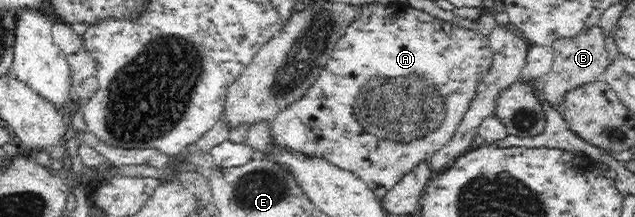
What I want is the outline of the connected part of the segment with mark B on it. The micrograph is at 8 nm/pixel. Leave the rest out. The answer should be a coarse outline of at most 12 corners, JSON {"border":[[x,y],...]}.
{"border":[[600,25],[552,40],[542,91],[564,92],[600,80],[615,60]]}

